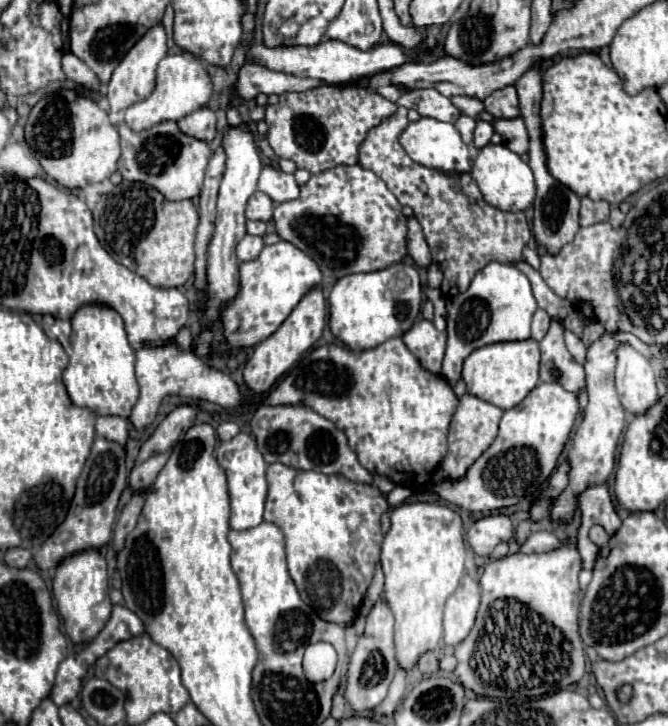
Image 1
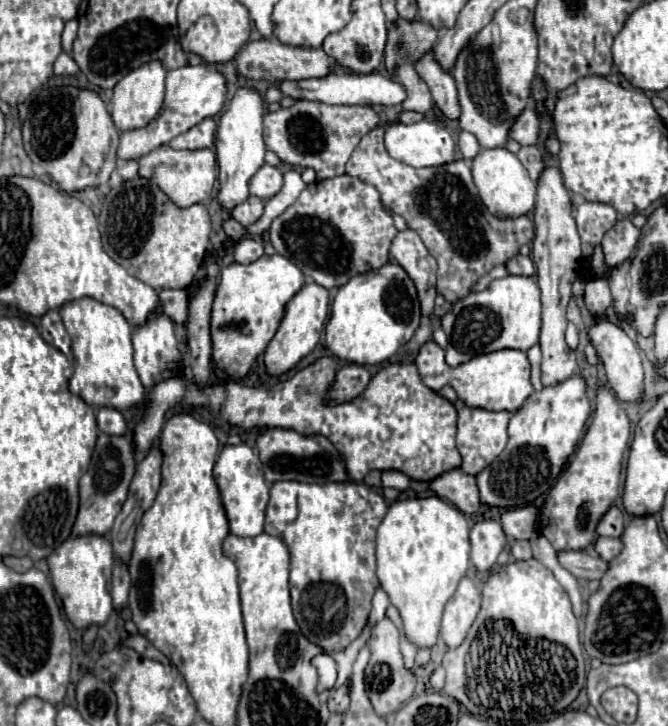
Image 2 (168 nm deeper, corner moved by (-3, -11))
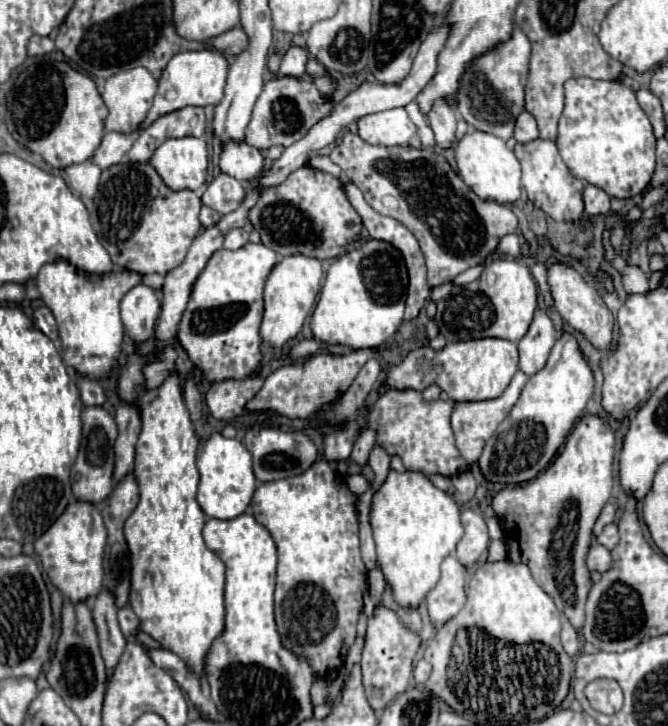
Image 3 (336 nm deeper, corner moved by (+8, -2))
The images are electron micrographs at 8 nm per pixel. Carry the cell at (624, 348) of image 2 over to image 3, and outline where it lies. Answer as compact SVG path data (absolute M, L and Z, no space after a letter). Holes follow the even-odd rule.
M569 262L551 264L547 268L547 284L551 288L553 306L561 314L561 318L567 320L567 324L571 328L581 332L595 348L607 350L611 340L613 340L613 322L615 320L613 320L613 314L609 312L609 308L605 306L603 298L599 296L599 292L593 286L589 286L583 280L583 276Z

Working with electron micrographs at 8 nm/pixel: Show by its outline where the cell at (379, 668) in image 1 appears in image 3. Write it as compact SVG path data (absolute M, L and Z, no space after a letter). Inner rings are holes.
M385 606L375 608L367 624L367 640L363 648L363 660L361 660L363 686L365 686L365 694L373 710L383 710L395 696L405 692L411 672L413 672L413 658L419 650L419 644L421 644L421 636L409 630L399 620L397 612Z

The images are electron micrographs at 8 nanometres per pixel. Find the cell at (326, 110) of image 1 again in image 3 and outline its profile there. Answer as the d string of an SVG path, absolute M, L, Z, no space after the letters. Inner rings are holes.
M275 76L265 82L263 92L259 94L253 106L253 114L245 130L245 142L249 146L255 146L257 150L267 150L275 144L291 146L293 142L301 140L315 122L327 116L331 108L333 108L333 100L323 96L311 82L293 76L283 76L283 78Z

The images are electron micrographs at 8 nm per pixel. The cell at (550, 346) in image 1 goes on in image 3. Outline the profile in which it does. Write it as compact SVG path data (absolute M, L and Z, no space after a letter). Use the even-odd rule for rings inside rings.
M537 310L529 332L519 340L519 370L527 376L539 372L545 366L555 340L557 332L551 318L543 310Z

